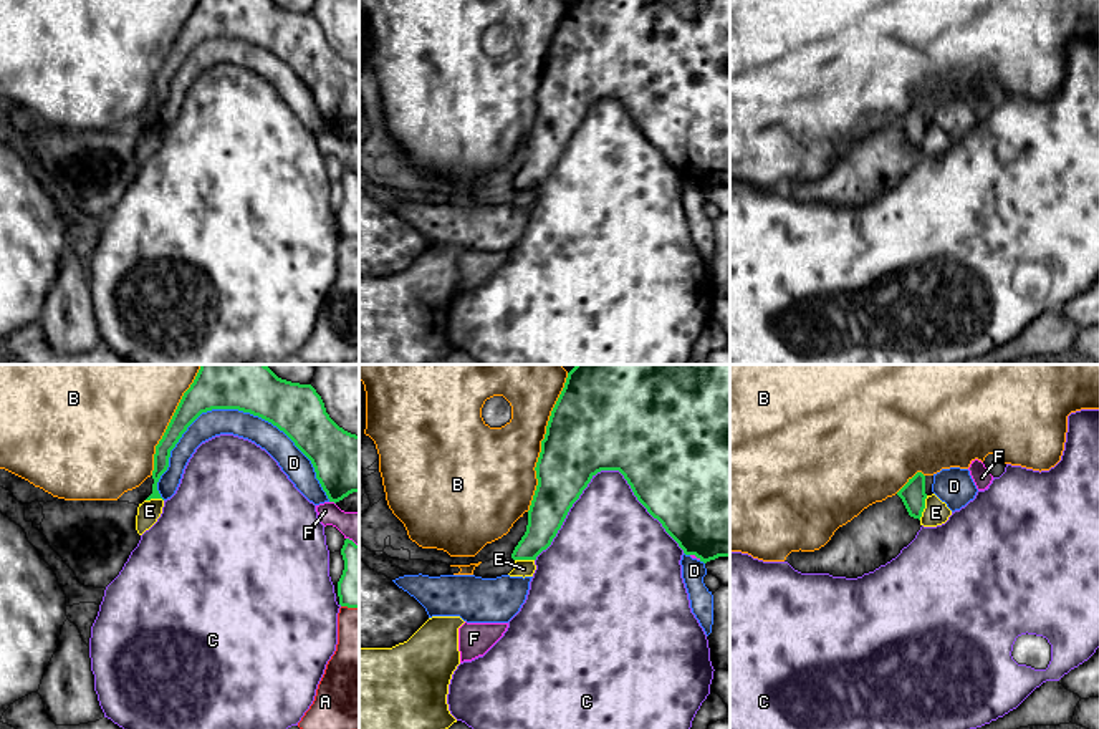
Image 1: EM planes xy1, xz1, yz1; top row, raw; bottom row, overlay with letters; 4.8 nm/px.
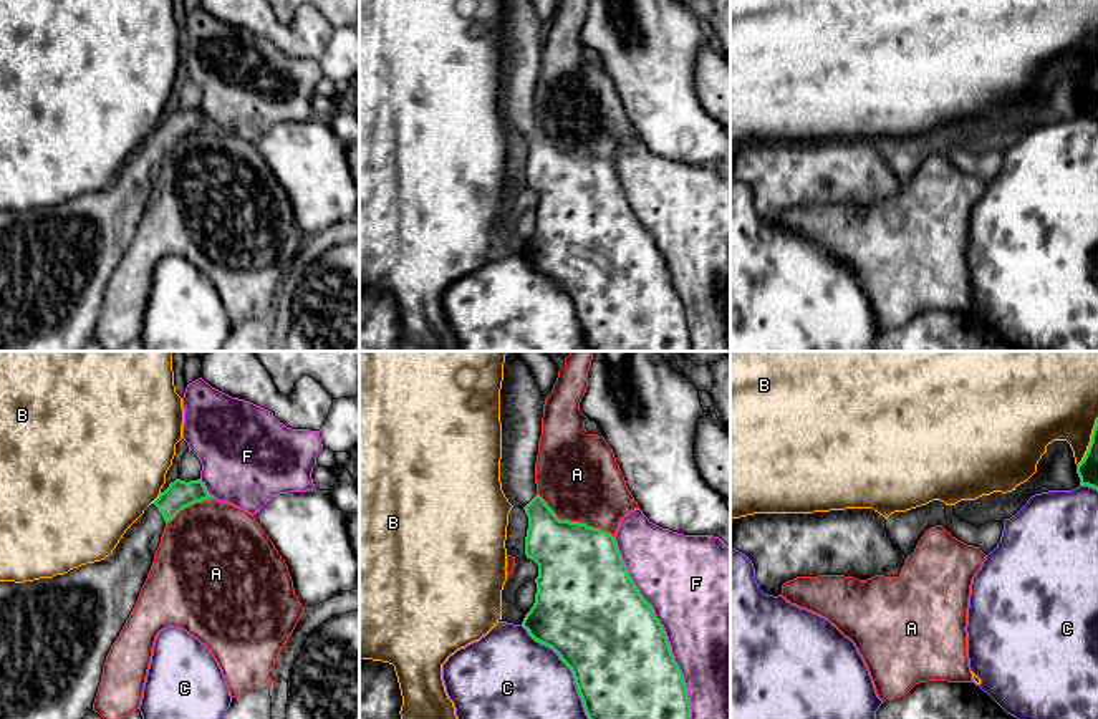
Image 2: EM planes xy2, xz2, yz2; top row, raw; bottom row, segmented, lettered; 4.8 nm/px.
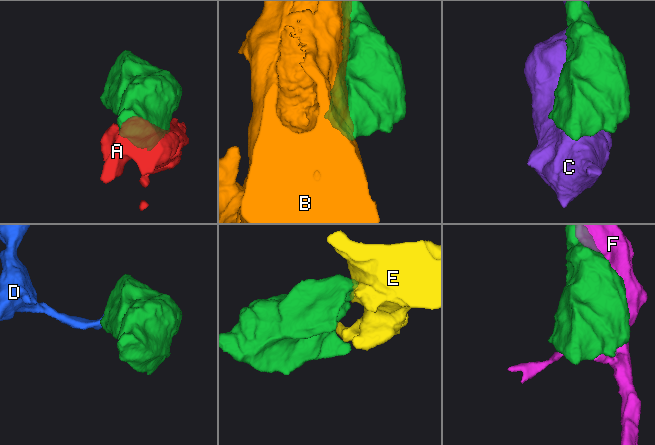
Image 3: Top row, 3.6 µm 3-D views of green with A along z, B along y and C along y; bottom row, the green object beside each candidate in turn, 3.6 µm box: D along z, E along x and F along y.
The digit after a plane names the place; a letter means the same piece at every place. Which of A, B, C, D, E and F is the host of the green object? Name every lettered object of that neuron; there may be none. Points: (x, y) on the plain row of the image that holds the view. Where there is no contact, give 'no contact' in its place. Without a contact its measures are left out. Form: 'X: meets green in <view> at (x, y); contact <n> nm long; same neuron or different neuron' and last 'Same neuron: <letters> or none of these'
A: meets green in xz2 at (573, 151); contact 440 nm long; different neuron
B: meets green in xz1 at (542, 72); contact 700 nm long; different neuron
C: meets green in xz1 at (604, 98); contact 750 nm long; different neuron
D: meets green in xy1 at (242, 38); contact 850 nm long; different neuron
E: meets green in yz1 at (924, 136); contact 130 nm long; different neuron
F: meets green in xz2 at (663, 259); contact 950 nm long; different neuron
Same neuron: none of these

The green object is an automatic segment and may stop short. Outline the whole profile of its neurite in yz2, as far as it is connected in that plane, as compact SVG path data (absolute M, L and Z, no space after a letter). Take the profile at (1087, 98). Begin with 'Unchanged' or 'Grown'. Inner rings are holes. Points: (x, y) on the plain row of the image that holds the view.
Unchanged. M1098 48L1091 63L1091 71L1083 89L1076 94L1080 114L1088 114L1098 119Z

